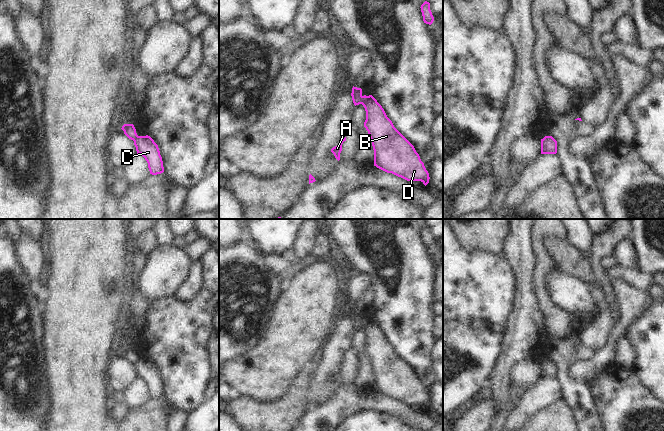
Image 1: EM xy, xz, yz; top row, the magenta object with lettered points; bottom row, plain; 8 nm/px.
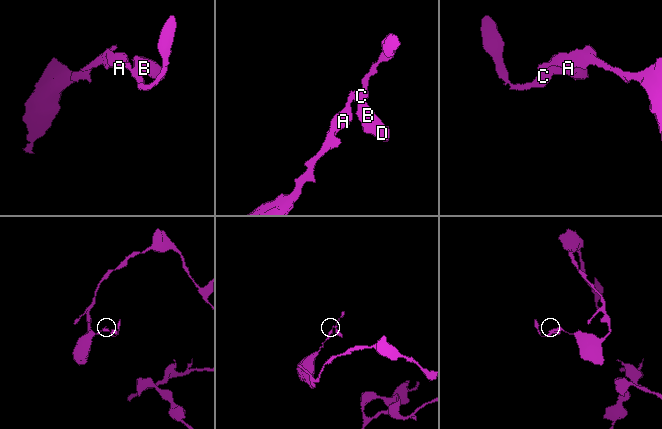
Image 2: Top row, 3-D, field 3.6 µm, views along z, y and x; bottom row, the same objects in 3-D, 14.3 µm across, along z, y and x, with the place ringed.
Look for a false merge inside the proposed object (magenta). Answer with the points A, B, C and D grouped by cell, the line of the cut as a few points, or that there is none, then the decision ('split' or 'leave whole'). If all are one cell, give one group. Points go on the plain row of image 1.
A / B C D | xz (362, 320), (360, 327) | split

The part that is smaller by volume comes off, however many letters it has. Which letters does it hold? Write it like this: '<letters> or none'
B, C, D

